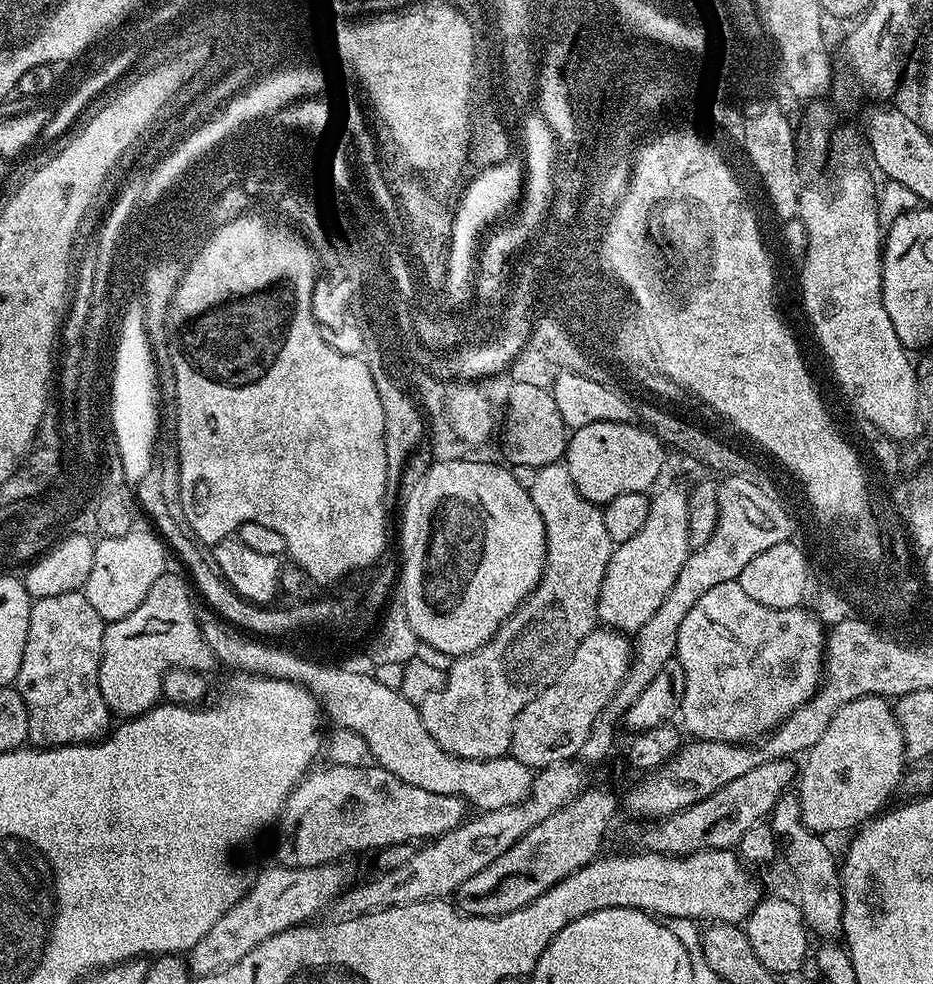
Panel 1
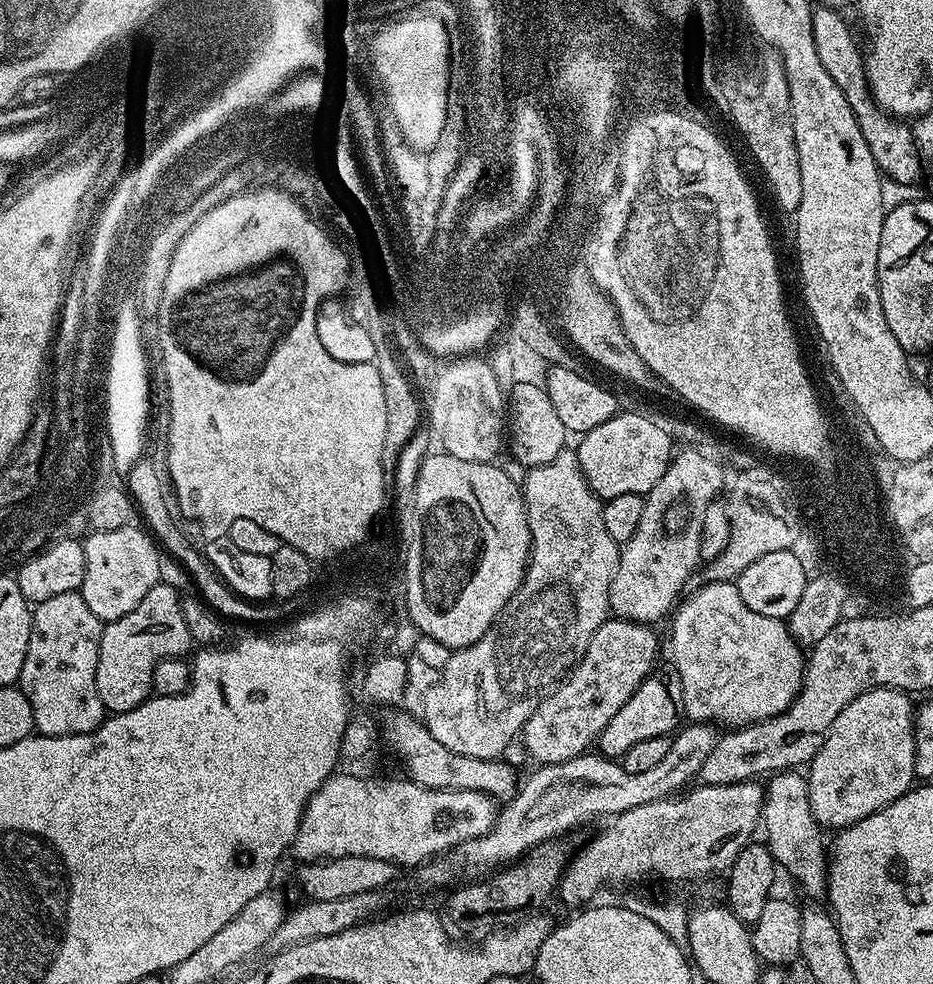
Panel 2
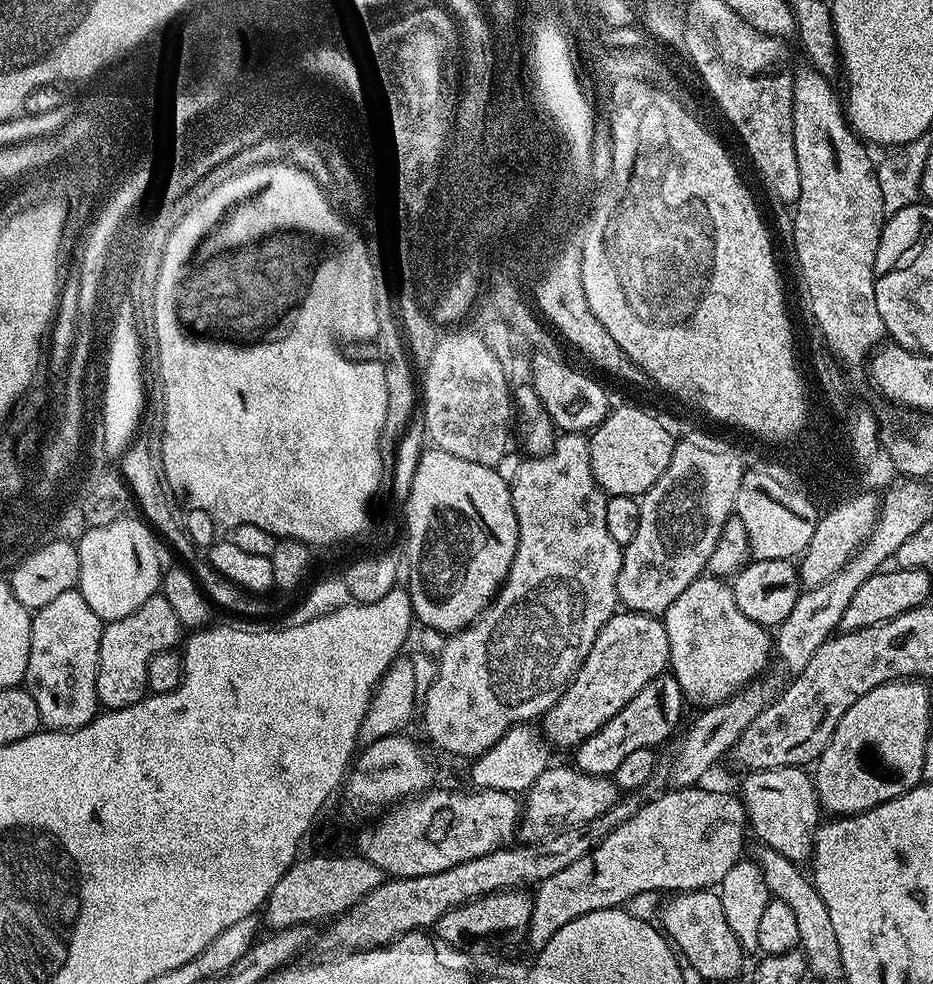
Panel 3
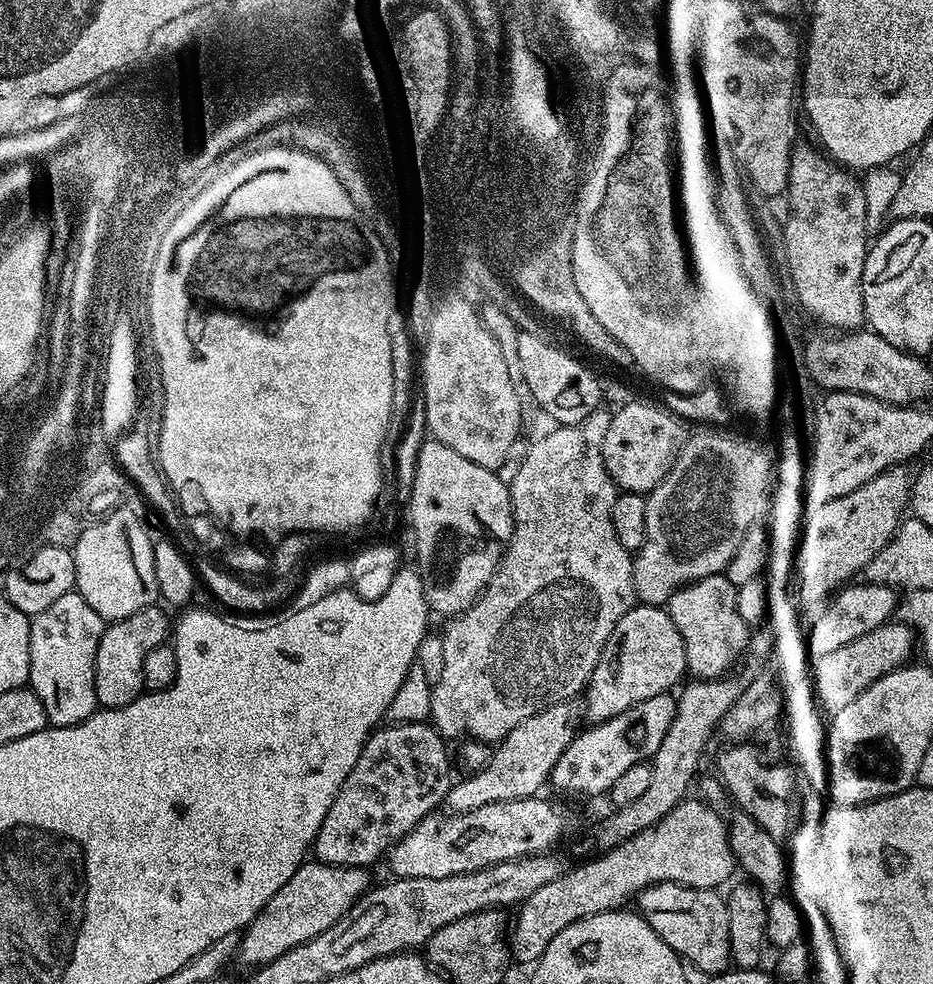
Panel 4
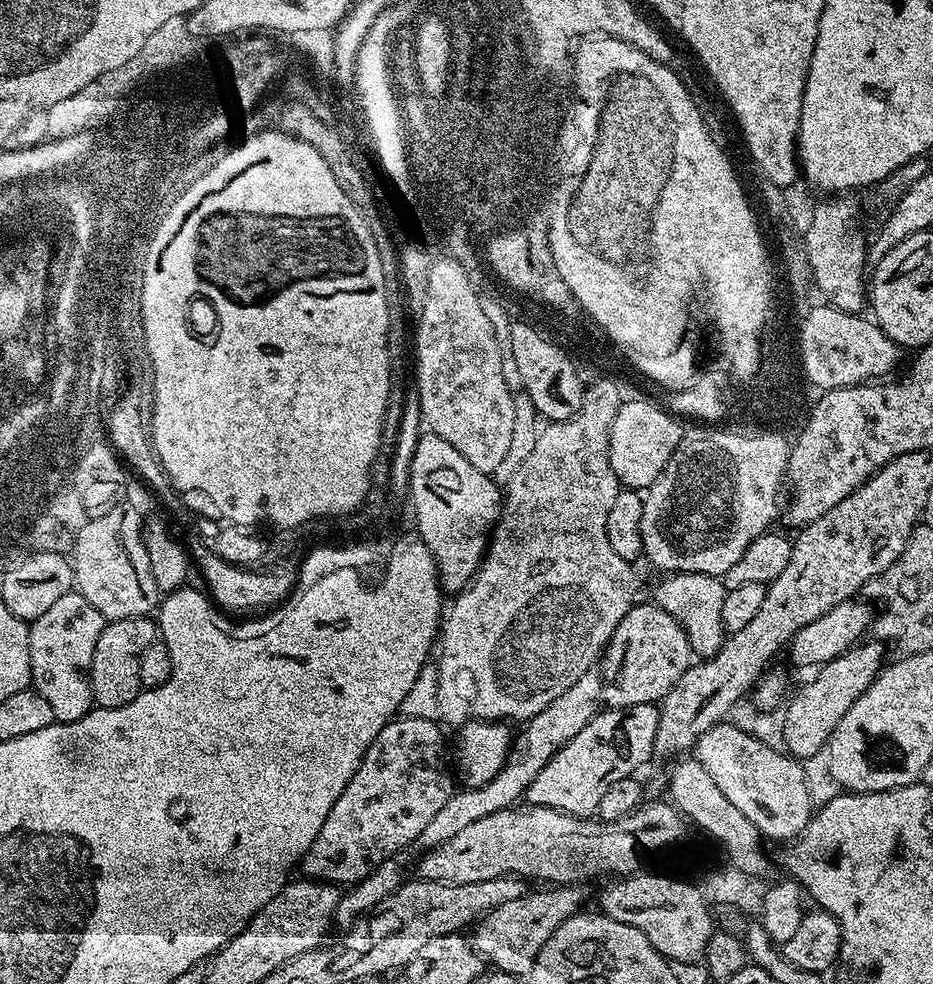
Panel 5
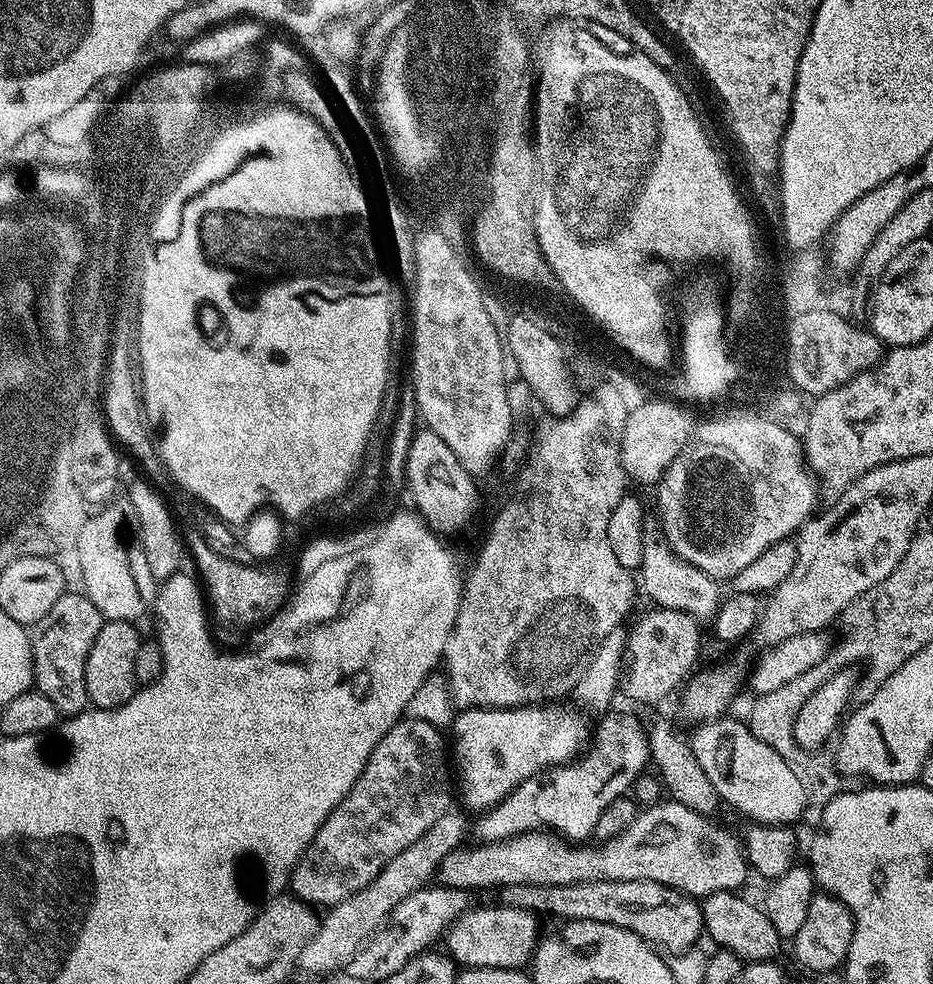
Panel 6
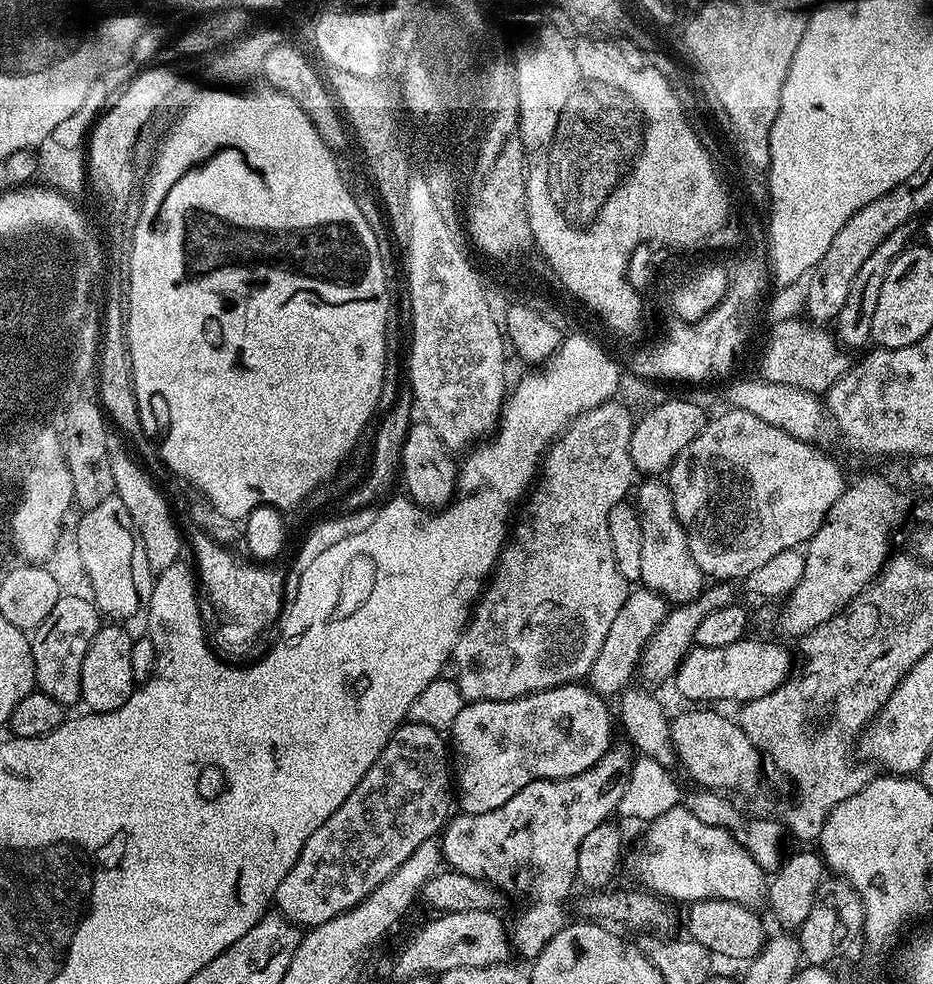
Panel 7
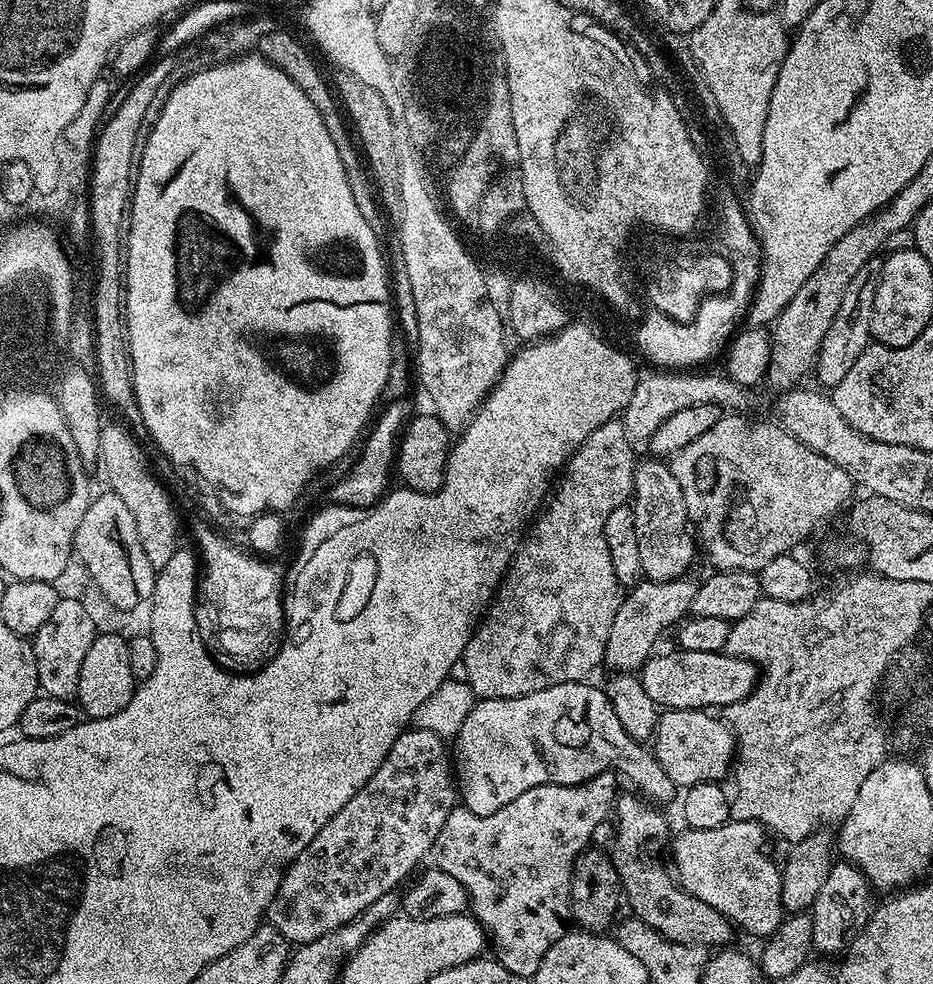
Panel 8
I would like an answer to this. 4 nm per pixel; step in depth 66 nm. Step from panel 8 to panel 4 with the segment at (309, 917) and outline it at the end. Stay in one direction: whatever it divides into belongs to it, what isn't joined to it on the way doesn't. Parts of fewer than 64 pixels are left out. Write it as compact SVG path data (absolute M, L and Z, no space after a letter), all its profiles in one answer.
M392 722L389 725L389 728L377 727L369 736L362 746L362 754L358 754L358 762L354 762L354 770L350 770L346 782L342 782L334 798L334 806L330 806L326 818L322 818L322 826L314 845L315 859L321 864L372 866L379 856L381 859L413 826L435 813L452 788L454 780L448 777L445 737L428 722Z

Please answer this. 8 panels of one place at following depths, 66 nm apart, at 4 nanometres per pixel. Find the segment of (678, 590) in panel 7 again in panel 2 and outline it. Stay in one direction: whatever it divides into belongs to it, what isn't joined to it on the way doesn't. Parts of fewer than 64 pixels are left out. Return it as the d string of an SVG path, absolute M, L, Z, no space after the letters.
M708 582L705 588L698 589L686 600L671 617L670 663L678 670L678 678L682 678L683 715L692 722L707 722L713 726L725 724L725 729L735 730L759 720L769 720L790 707L804 684L806 652L792 636L789 625L778 618L766 618L766 614L750 610L732 582Z

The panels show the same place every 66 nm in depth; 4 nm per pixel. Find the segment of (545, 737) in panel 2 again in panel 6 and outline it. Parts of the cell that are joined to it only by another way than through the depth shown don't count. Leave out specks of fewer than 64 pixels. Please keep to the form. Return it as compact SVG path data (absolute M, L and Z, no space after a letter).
M659 606L651 609L626 636L626 655L622 669L622 692L640 704L652 704L685 683L698 660L700 652L699 621L682 610Z

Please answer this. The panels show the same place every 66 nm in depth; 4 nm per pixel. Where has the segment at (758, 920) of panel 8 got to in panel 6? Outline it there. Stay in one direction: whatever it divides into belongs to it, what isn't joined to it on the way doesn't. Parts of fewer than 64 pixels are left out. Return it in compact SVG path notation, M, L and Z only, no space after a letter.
M671 798L661 799L659 802L647 805L637 811L634 822L626 826L614 838L603 842L567 842L561 837L546 830L523 832L511 836L509 840L494 840L480 842L477 848L461 846L456 851L446 854L440 863L438 880L445 888L493 888L499 889L506 884L552 884L566 886L567 884L589 884L595 880L621 880L634 882L635 880L649 880L665 884L670 888L677 888L688 897L703 898L715 892L736 892L744 884L744 879L750 875L750 865L745 859L745 851L741 841L736 840L724 828L719 828L703 812L695 812L682 802Z

